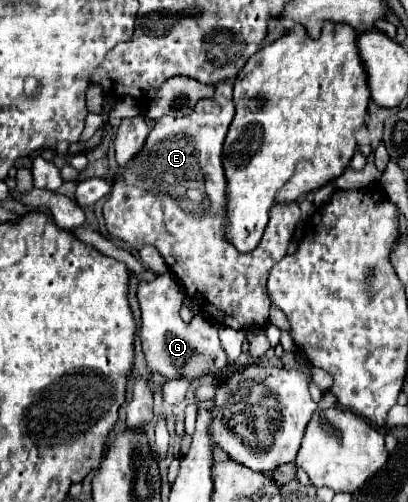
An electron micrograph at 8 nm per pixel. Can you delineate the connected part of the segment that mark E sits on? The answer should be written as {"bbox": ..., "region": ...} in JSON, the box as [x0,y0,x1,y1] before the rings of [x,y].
{"bbox":[104,81,300,329],"region":[[[224,81],[216,85],[216,93],[210,99],[200,99],[192,115],[174,119],[160,117],[154,121],[140,155],[128,163],[128,167],[116,167],[112,191],[104,203],[106,229],[114,239],[122,239],[134,249],[152,245],[160,251],[166,265],[182,281],[186,293],[198,301],[208,317],[214,317],[226,327],[232,329],[252,329],[264,327],[268,323],[270,299],[266,291],[266,279],[274,263],[278,263],[290,245],[294,227],[300,219],[298,203],[274,205],[270,211],[270,221],[266,225],[260,245],[250,253],[240,253],[232,243],[224,239],[224,201],[226,201],[226,181],[222,169],[222,143],[226,139],[228,127],[234,119],[234,99],[232,83]]]}

